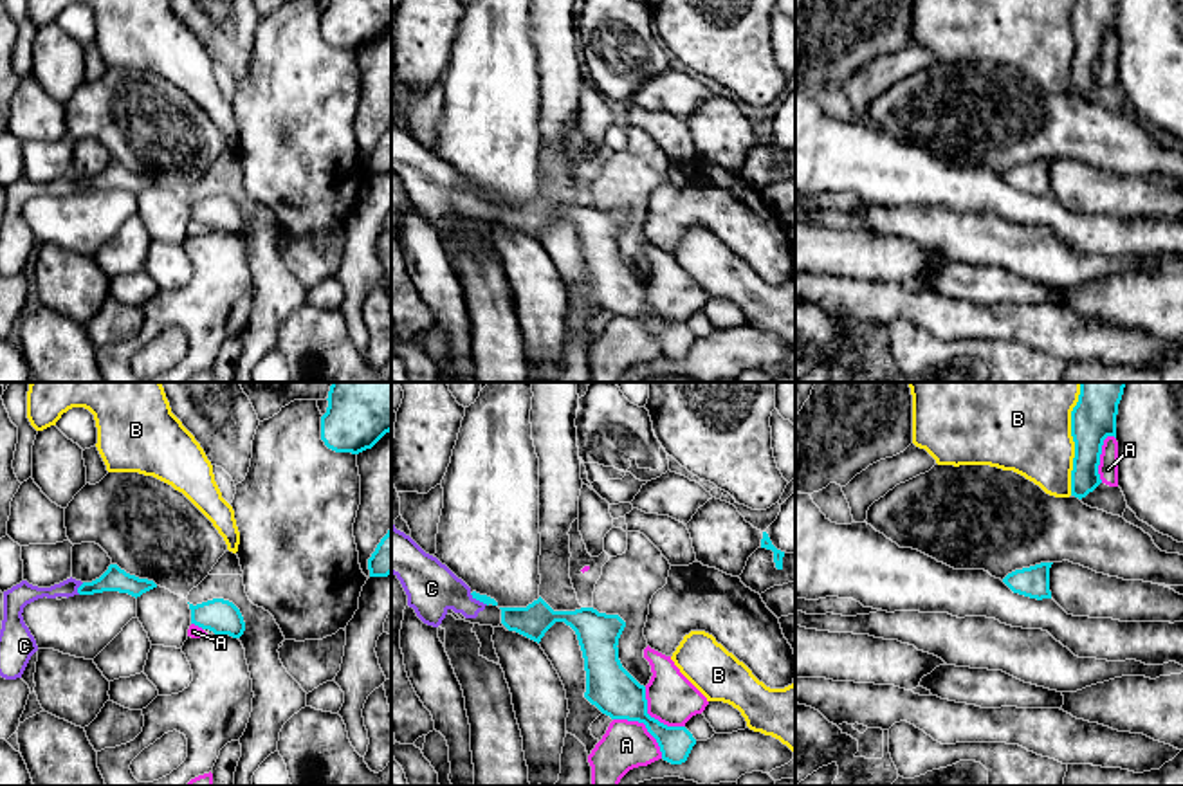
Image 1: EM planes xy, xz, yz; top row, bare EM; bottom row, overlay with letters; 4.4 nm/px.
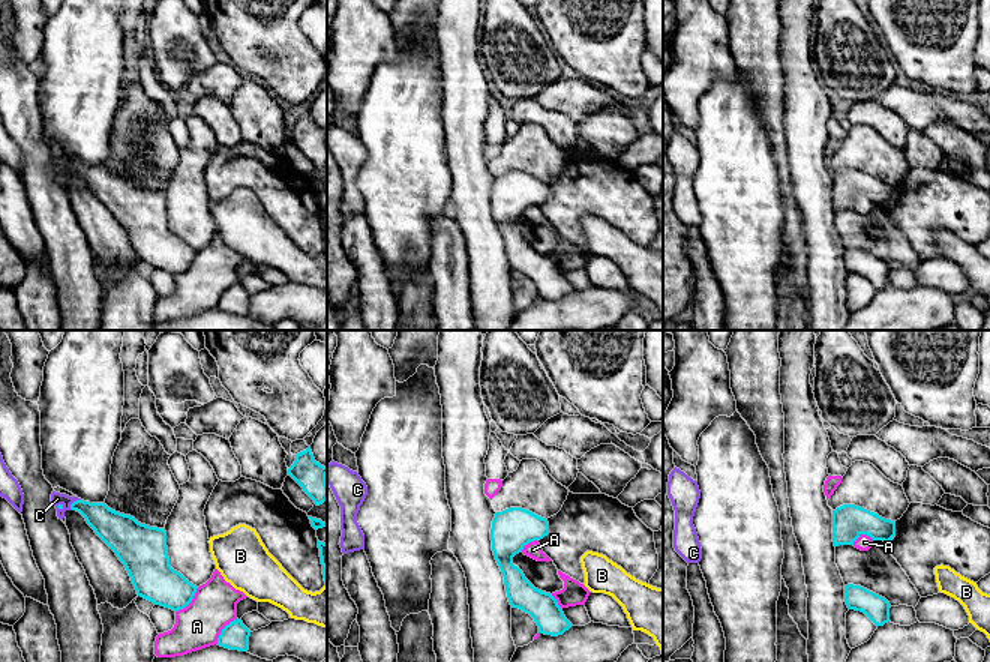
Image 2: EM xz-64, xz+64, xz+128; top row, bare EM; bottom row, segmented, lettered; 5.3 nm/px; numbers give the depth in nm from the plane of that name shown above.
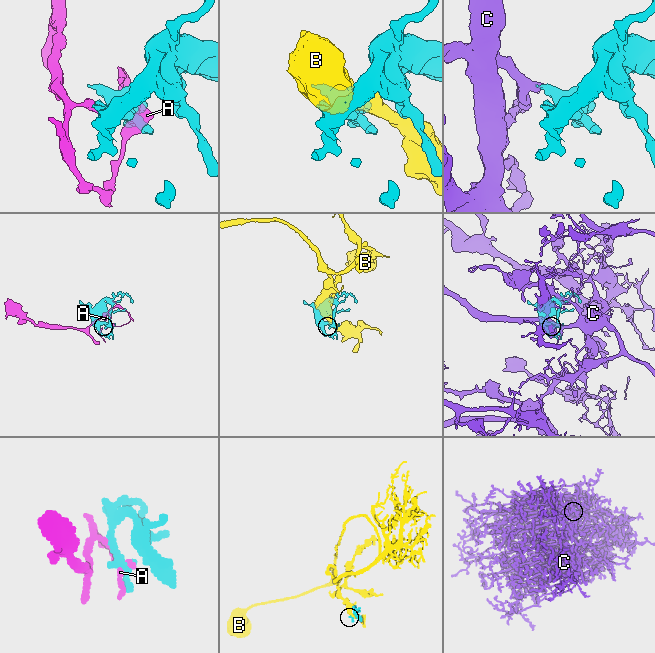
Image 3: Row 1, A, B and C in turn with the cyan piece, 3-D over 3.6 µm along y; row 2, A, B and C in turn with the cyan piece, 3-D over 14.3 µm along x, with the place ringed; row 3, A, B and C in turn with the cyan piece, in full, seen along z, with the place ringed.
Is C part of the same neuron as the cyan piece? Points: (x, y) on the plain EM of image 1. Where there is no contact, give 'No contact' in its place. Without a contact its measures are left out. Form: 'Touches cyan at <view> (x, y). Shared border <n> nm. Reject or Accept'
Touches cyan at xy (78, 184). Shared border 60 nm. Accept

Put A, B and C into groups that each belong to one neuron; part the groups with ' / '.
A / B / C

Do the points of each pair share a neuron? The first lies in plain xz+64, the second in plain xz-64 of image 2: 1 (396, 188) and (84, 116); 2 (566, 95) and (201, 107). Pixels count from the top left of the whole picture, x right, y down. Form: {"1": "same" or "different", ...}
{"1": "same", "2": "different"}

